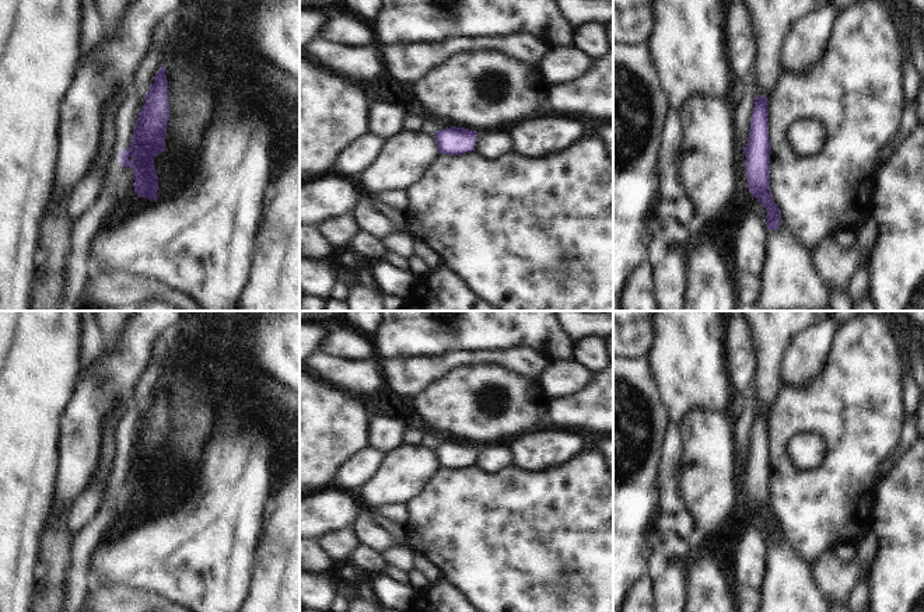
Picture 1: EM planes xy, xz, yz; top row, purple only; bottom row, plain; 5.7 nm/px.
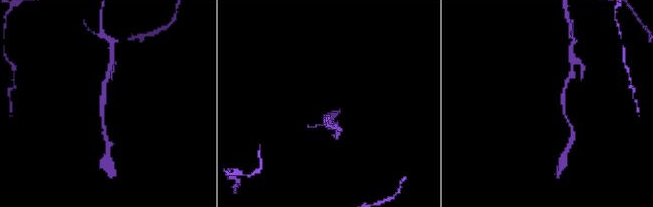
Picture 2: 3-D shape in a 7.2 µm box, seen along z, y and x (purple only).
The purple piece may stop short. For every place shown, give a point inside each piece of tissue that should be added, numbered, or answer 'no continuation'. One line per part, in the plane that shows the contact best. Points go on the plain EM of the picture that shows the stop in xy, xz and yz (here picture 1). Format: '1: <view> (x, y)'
no continuation

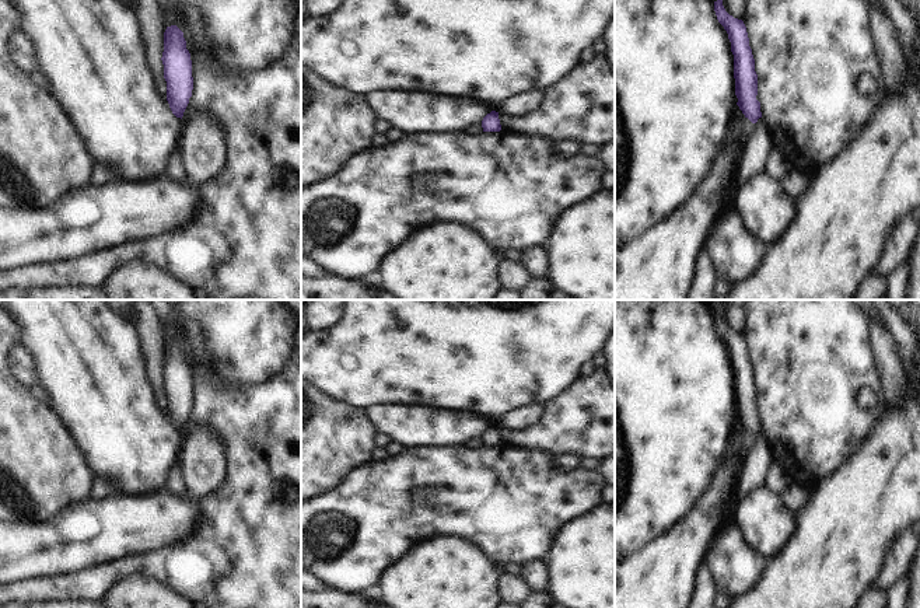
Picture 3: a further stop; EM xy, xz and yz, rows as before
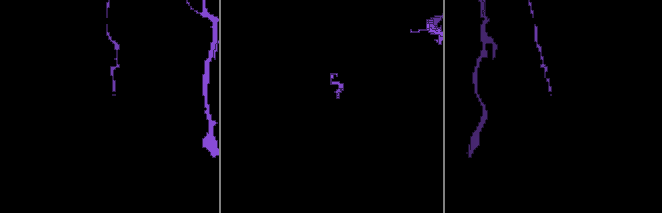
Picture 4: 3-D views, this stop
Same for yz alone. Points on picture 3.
1: yz (759, 460)

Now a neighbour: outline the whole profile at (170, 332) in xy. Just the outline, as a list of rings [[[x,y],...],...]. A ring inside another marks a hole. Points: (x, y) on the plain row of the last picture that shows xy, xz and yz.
[[[164,324],[162,332],[164,332],[164,346],[171,339],[176,339],[183,346],[183,352],[186,354],[186,363],[192,370],[193,357],[189,347],[188,336],[183,333],[182,326],[172,326],[171,324]]]

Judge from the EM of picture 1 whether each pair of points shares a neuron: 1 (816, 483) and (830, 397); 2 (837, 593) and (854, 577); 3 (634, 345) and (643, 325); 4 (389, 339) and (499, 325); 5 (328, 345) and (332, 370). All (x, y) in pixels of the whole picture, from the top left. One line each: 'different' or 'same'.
1: same
2: same
3: same
4: same
5: different

